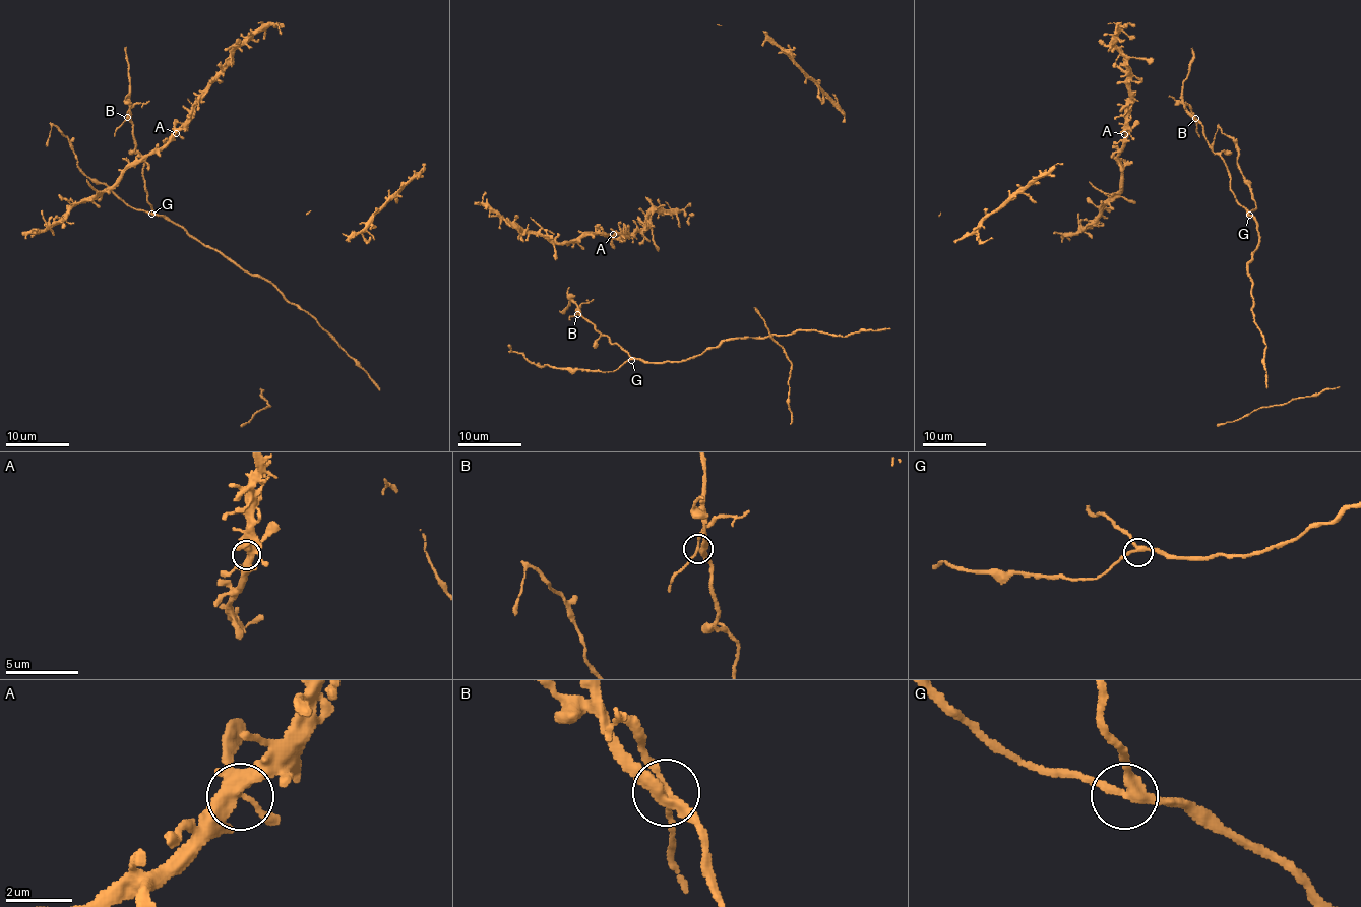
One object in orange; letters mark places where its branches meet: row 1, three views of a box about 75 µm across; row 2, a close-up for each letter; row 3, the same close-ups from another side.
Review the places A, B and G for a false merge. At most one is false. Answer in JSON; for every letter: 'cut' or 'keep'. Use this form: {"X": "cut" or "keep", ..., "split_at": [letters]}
{"A": "keep", "B": "cut", "G": "keep", "split_at": ["B"]}

